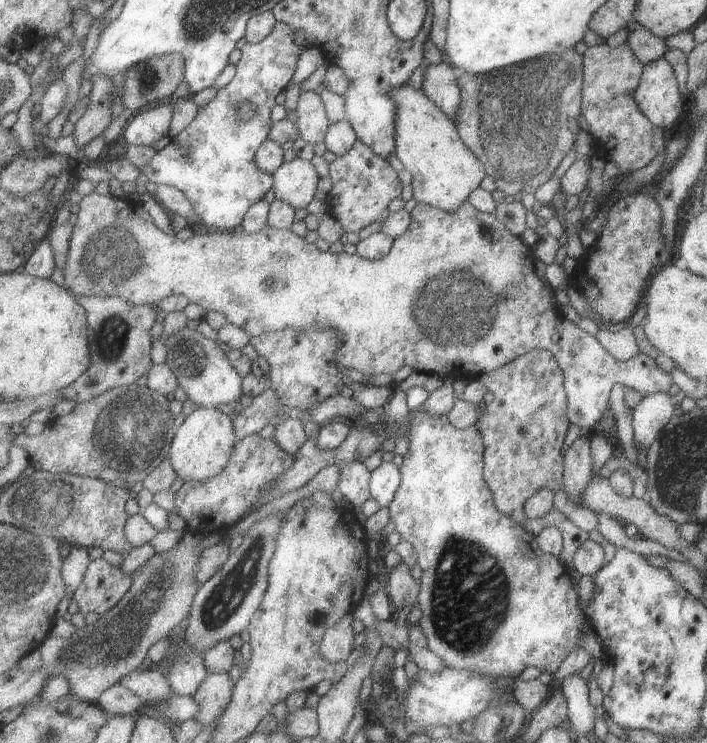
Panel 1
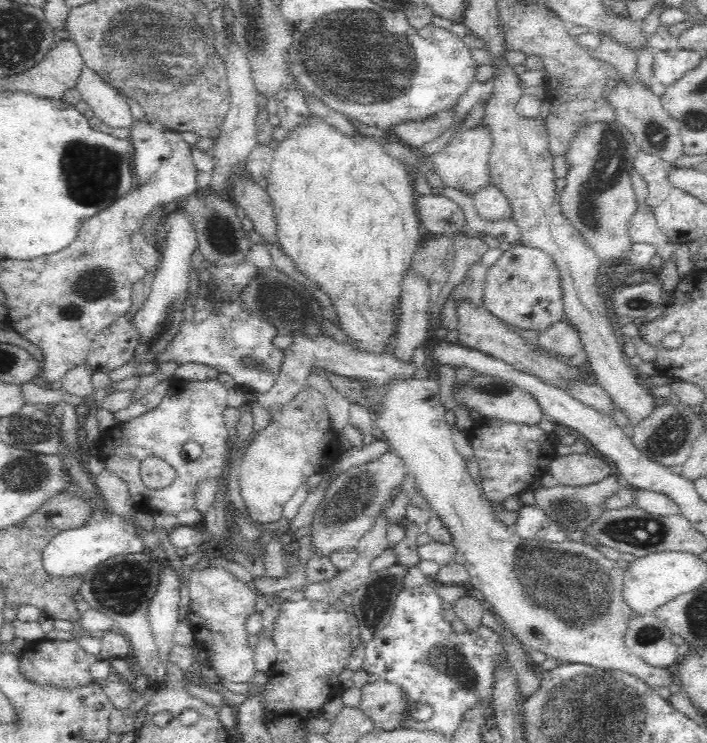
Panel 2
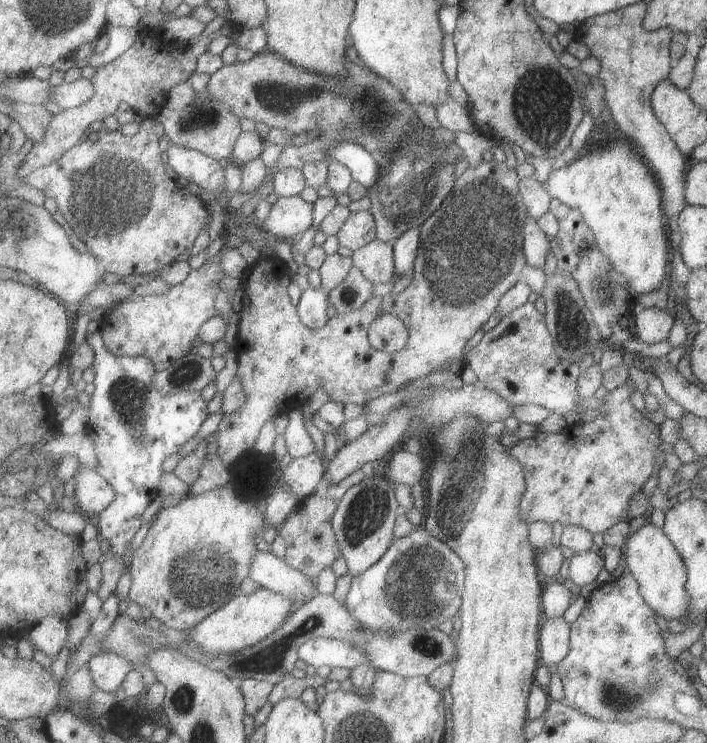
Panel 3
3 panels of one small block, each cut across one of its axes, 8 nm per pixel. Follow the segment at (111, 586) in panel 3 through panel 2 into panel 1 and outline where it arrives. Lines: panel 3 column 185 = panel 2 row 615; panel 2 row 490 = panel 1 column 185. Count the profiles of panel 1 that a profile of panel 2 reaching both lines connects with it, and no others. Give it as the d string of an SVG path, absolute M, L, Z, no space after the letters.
M199 407L177 428L170 458L179 477L187 481L208 481L220 475L232 460L238 441L232 415L223 414L215 407Z

